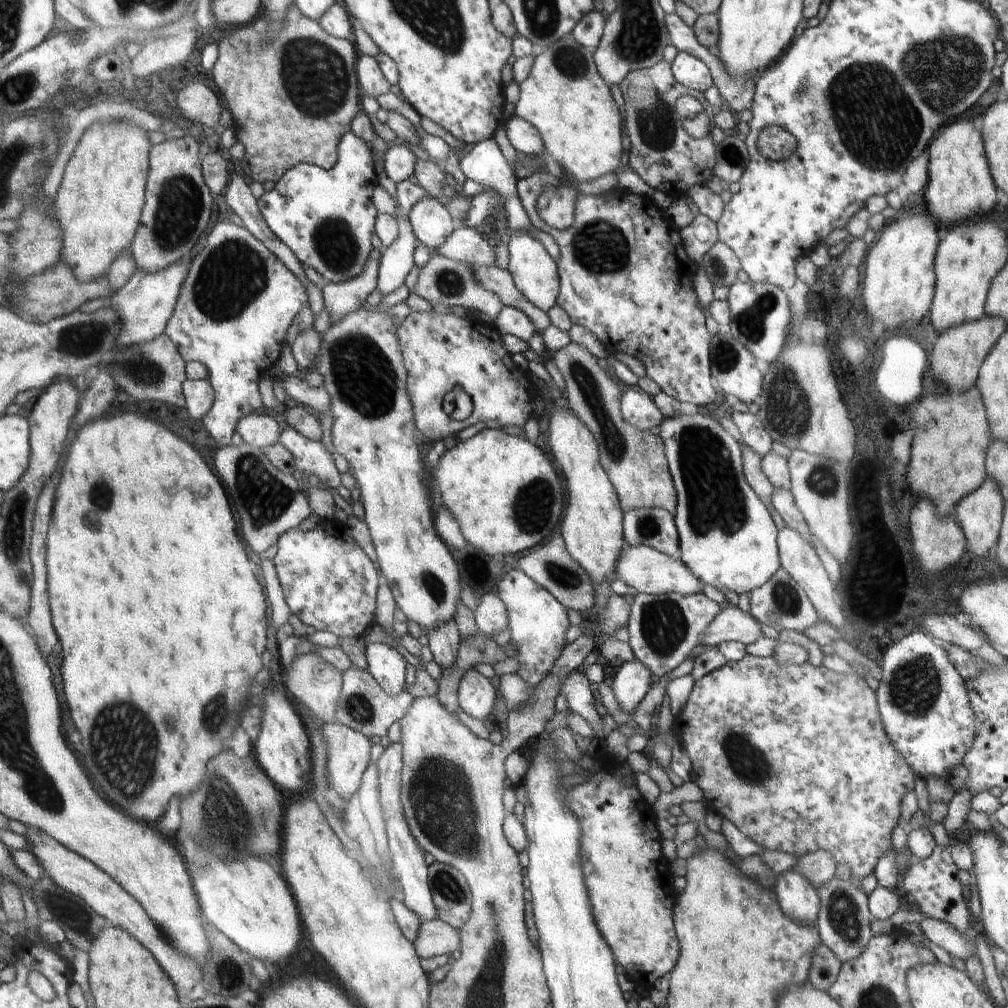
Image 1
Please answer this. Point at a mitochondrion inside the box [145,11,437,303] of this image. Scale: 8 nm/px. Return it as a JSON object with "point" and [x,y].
{"point":[314,74]}

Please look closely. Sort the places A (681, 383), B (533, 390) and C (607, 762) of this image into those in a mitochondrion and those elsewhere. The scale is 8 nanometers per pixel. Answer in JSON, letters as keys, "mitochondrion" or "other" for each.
{"A":"other","B":"other","C":"other"}

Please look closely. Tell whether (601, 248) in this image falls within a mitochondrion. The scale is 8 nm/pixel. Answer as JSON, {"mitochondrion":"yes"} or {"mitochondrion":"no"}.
{"mitochondrion":"yes"}

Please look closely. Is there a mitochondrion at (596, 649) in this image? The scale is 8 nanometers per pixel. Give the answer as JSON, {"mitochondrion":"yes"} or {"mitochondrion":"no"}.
{"mitochondrion":"no"}

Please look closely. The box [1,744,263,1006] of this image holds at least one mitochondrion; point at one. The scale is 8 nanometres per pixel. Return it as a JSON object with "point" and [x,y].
{"point":[224,813]}

